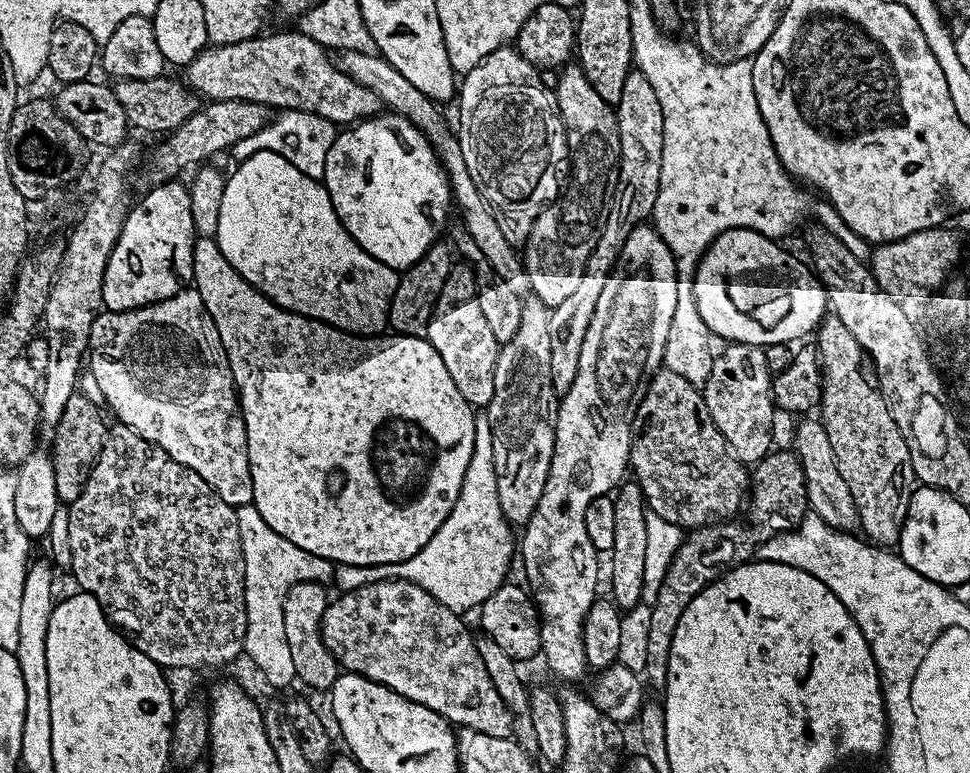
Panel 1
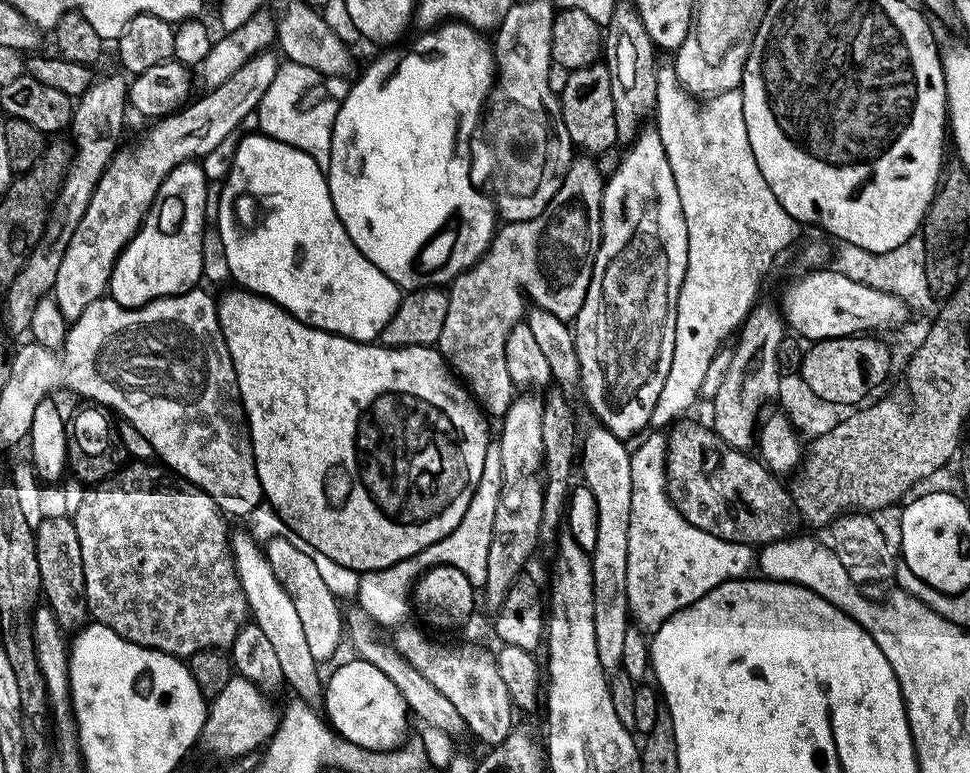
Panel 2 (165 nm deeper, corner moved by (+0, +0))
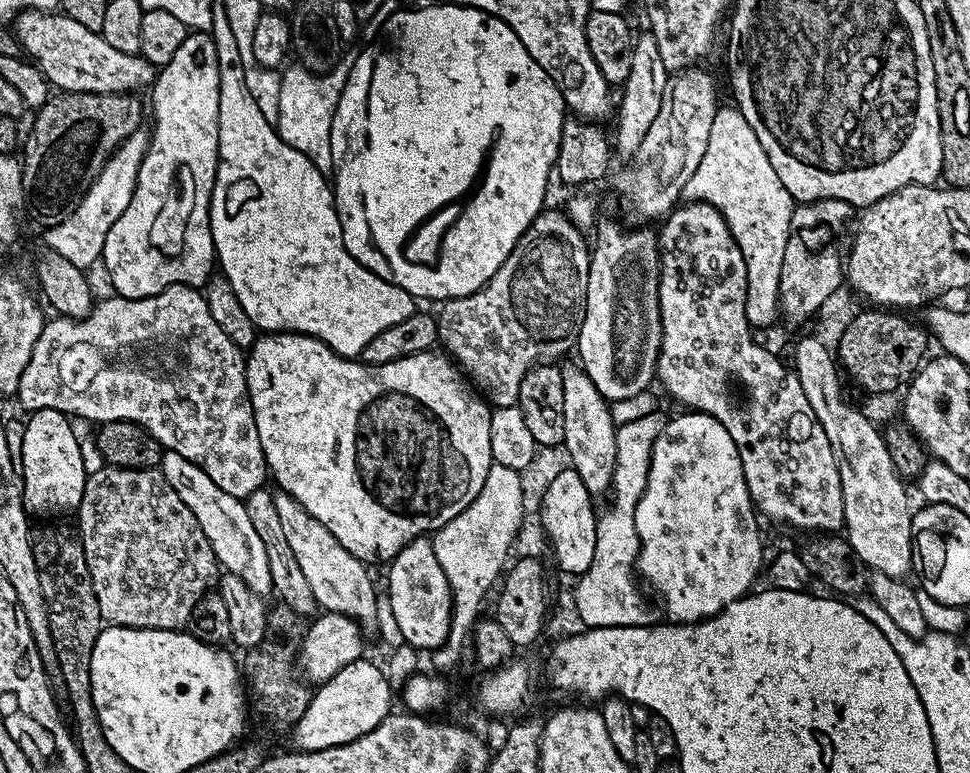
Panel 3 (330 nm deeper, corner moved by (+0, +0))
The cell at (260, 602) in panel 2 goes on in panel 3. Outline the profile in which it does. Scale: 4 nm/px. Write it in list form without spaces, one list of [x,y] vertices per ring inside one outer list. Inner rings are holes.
[[[165,451],[160,471],[178,494],[178,498],[182,499],[190,512],[198,518],[198,524],[202,526],[203,533],[206,534],[216,555],[216,563],[221,569],[225,573],[242,578],[242,582],[246,582],[250,590],[267,597],[273,591],[270,560],[262,538],[255,532],[247,505],[215,485],[214,480],[204,470],[176,451]]]

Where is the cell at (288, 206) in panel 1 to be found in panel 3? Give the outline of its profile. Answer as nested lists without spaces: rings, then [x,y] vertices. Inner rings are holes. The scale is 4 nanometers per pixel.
[[[219,4],[212,6],[212,27],[210,35],[216,53],[218,54],[218,166],[216,167],[216,181],[212,187],[212,200],[208,203],[208,213],[210,214],[210,226],[212,227],[212,241],[216,247],[216,260],[219,271],[234,286],[234,294],[238,294],[238,302],[242,302],[242,310],[250,314],[250,322],[255,324],[257,329],[265,333],[273,332],[301,332],[303,336],[313,336],[318,338],[326,346],[333,348],[340,356],[349,358],[359,357],[362,346],[370,342],[370,338],[382,334],[382,330],[390,330],[390,326],[398,326],[398,322],[410,318],[410,314],[418,311],[417,297],[411,296],[406,290],[402,290],[396,284],[391,284],[388,280],[378,278],[378,274],[371,272],[366,266],[362,266],[346,250],[344,239],[342,238],[342,226],[336,213],[336,197],[333,185],[329,177],[306,158],[294,146],[290,146],[281,136],[276,133],[275,127],[270,122],[266,122],[262,110],[258,110],[254,98],[250,95],[250,89],[246,87],[246,70],[249,65],[242,62],[242,53],[238,51],[238,42],[234,42],[234,30],[230,30],[230,21],[226,18],[226,10]]]

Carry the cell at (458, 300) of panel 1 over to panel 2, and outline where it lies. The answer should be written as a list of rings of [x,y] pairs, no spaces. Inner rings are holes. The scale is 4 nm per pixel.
[[[573,159],[558,194],[554,194],[538,218],[501,223],[483,258],[473,268],[460,273],[447,289],[446,324],[442,326],[438,351],[449,369],[463,381],[472,393],[473,400],[489,417],[504,417],[514,399],[514,385],[506,370],[504,347],[508,331],[525,319],[524,295],[533,300],[531,303],[535,307],[565,322],[575,321],[586,302],[586,290],[590,286],[596,251],[600,248],[600,203],[606,179],[605,173],[600,173],[599,166],[592,160],[595,159]]]

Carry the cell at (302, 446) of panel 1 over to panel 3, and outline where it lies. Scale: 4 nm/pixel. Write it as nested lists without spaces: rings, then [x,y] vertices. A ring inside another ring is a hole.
[[[301,332],[261,335],[246,352],[244,369],[248,397],[254,410],[254,422],[258,426],[258,438],[262,442],[271,479],[276,479],[275,487],[290,494],[290,498],[294,498],[302,506],[302,510],[306,510],[306,514],[318,518],[318,522],[322,522],[322,526],[326,526],[326,530],[330,530],[330,534],[334,534],[334,538],[338,538],[338,542],[342,542],[342,546],[346,546],[346,550],[350,550],[354,558],[369,566],[380,564],[383,560],[383,564],[392,561],[411,540],[434,534],[442,526],[446,526],[446,522],[458,518],[458,514],[462,514],[462,510],[466,510],[466,506],[470,506],[470,502],[478,498],[482,482],[486,482],[486,474],[493,464],[490,454],[492,413],[489,405],[483,396],[473,391],[465,373],[447,355],[439,356],[438,353],[439,351],[433,350],[385,364],[366,364],[356,358],[340,356],[318,338],[303,336]]]

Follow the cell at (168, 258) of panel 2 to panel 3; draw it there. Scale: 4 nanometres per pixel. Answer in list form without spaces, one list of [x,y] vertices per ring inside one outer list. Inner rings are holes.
[[[189,31],[182,46],[178,46],[177,52],[174,53],[174,58],[157,71],[156,83],[152,85],[150,95],[152,95],[153,124],[150,124],[148,153],[142,158],[142,166],[138,170],[136,189],[130,198],[130,206],[126,206],[126,210],[122,210],[122,218],[118,218],[118,222],[114,222],[114,226],[110,226],[110,234],[106,234],[106,246],[102,257],[102,265],[104,264],[105,270],[108,271],[108,280],[112,283],[111,291],[115,295],[125,296],[131,300],[153,296],[175,284],[189,284],[191,288],[200,288],[207,284],[208,277],[214,272],[216,247],[212,241],[208,203],[212,200],[212,187],[216,181],[216,167],[220,157],[218,154],[218,54],[212,37],[207,31]]]

